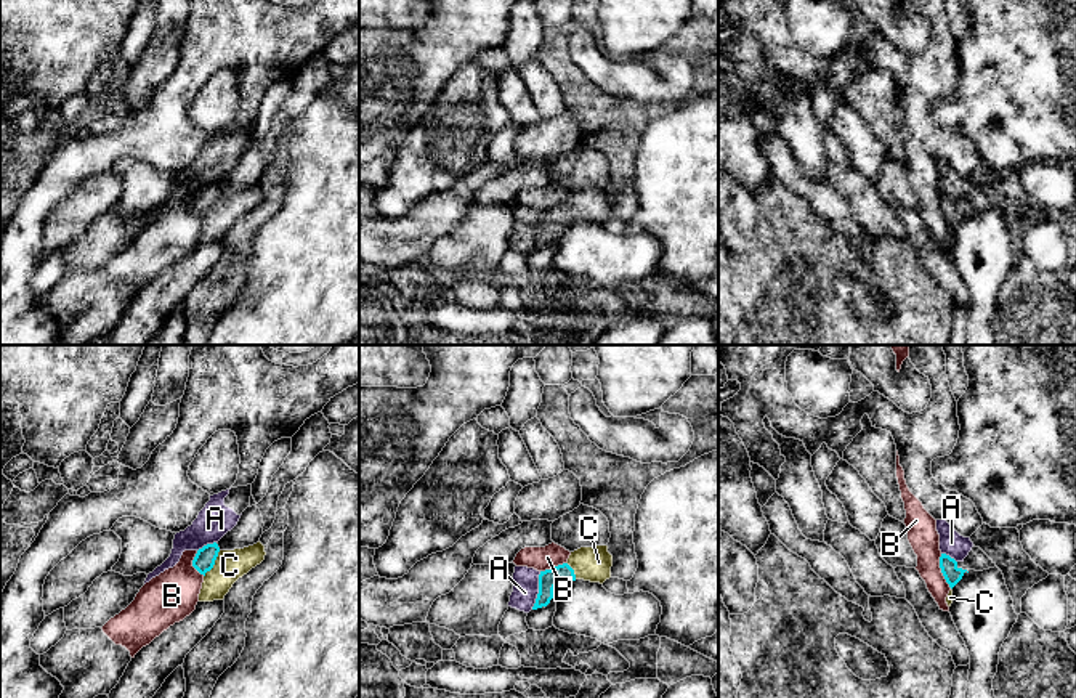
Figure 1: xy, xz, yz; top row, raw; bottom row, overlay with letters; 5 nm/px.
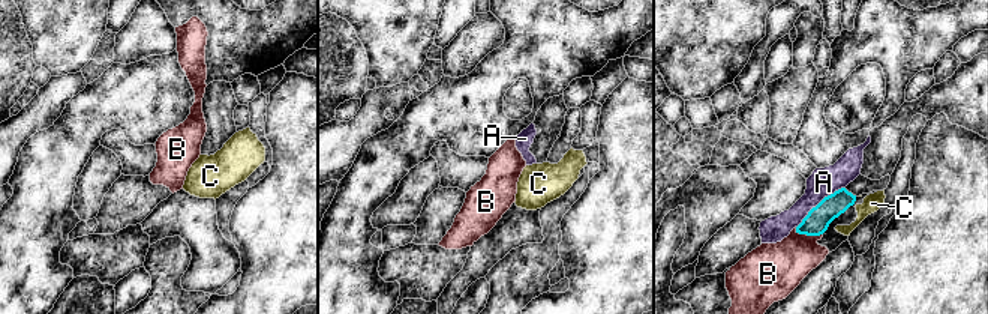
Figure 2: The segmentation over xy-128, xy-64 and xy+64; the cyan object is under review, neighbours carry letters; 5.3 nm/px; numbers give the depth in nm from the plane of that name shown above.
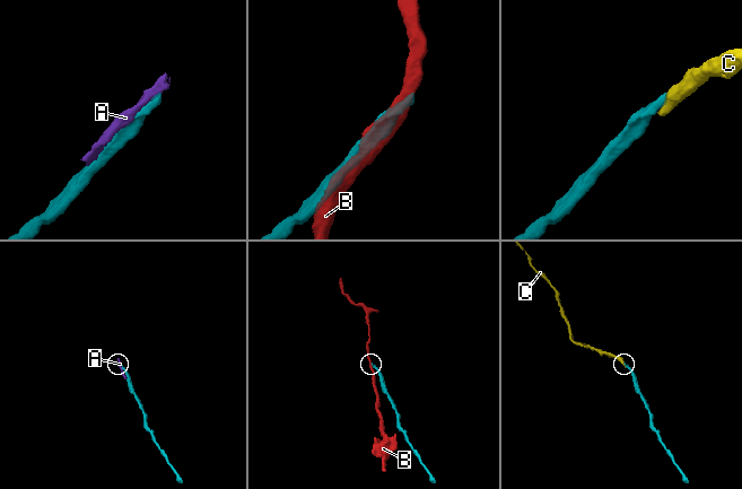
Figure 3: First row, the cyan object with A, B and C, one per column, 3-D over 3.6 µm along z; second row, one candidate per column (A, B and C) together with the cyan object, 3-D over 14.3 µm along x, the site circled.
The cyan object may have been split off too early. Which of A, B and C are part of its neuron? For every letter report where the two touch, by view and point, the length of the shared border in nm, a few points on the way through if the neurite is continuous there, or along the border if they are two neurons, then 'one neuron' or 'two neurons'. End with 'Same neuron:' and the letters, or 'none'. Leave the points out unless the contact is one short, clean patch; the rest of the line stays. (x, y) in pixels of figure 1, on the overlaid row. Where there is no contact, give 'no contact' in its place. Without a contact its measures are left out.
A: meets cyan in xz at (539, 591); contact 200 nm long; two neurons
B: meets cyan in yz at (942, 572); contact 190 nm long; border along yz (940, 554), (940, 572), (951, 588); two neurons
C: meets cyan in xy at (214, 564); contact 160 nm long; runs through xy (204, 560), (214, 564), (230, 565); one neuron
Same neuron: C

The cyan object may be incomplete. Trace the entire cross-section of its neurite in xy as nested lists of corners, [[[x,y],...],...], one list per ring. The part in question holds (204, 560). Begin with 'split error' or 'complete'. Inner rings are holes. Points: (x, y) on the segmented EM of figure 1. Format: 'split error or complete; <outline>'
split error; [[[216,542],[197,550],[192,566],[204,576],[199,602],[223,600],[233,584],[265,560],[265,546],[221,550]]]

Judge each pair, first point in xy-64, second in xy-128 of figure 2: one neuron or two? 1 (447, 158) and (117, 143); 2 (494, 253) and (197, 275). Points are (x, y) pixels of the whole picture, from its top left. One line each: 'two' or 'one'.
1: one
2: one

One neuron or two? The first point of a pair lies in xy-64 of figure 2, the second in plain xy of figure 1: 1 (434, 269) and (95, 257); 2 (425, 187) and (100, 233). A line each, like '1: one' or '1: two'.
1: two
2: two

